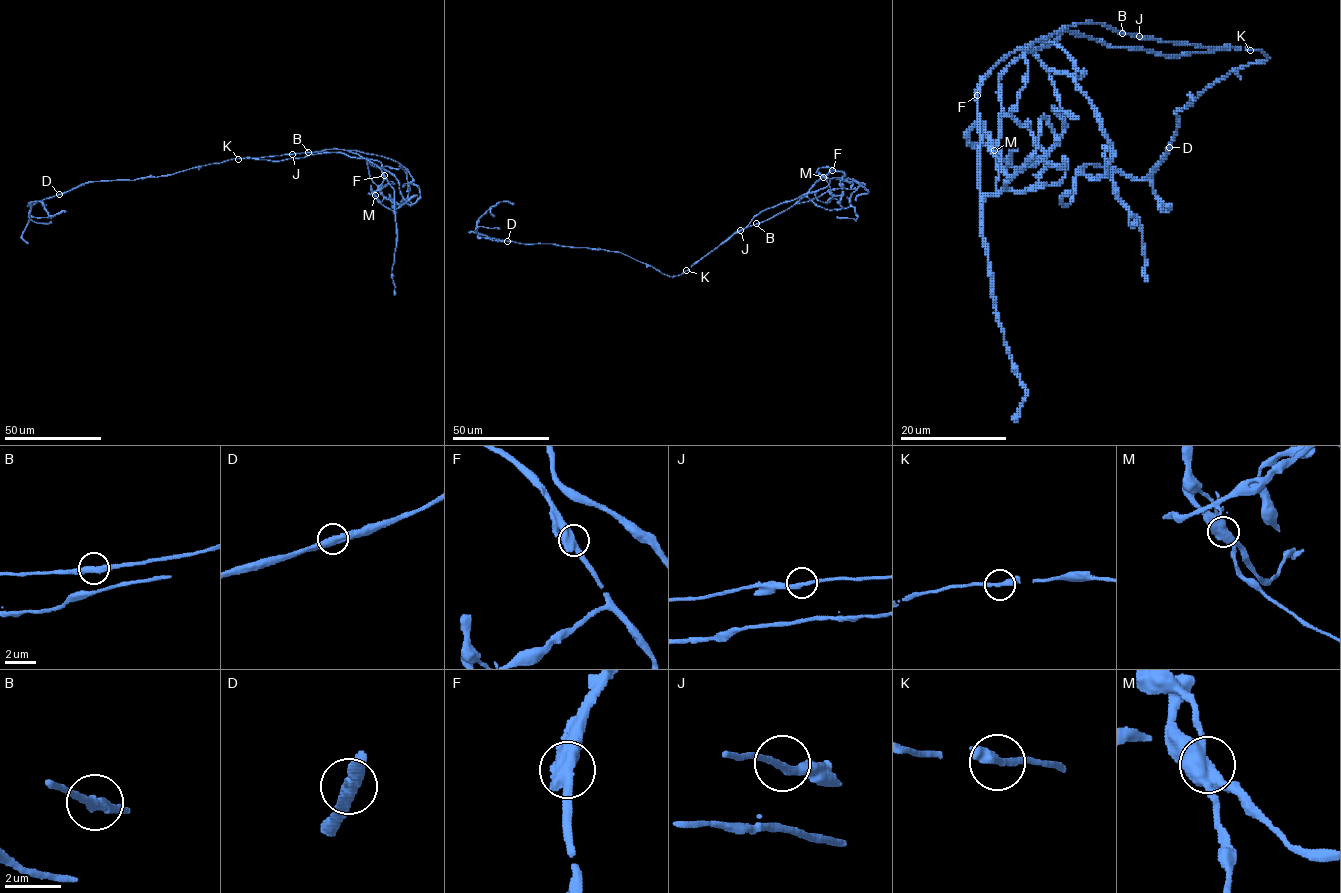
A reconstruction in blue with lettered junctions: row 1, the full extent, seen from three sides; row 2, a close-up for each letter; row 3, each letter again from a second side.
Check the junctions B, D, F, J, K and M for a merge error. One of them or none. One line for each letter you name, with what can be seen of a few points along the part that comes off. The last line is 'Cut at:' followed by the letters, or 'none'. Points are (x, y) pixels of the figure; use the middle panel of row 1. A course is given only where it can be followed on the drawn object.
M: course (823, 177), (832, 194), (827, 201), (820, 201), (815, 192), (807, 192), (764, 210), (703, 257)
Cut at: M

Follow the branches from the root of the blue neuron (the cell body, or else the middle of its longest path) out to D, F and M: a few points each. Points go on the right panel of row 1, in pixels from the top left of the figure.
D: (1131, 34), (1213, 49), (1248, 48), (1266, 56), (1232, 70), (1179, 109), (1169, 147)
F: (1131, 34), (1103, 24), (1066, 25), (1007, 54), (981, 81), (977, 96)
M: (1131, 34), (1082, 22), (1007, 54), (979, 84), (978, 186), (987, 195), (997, 187), (994, 150)

